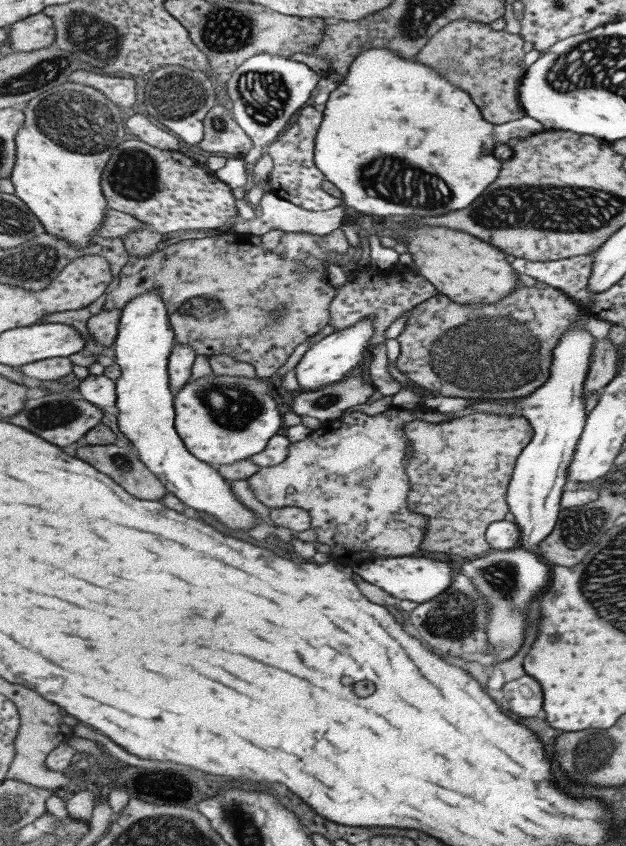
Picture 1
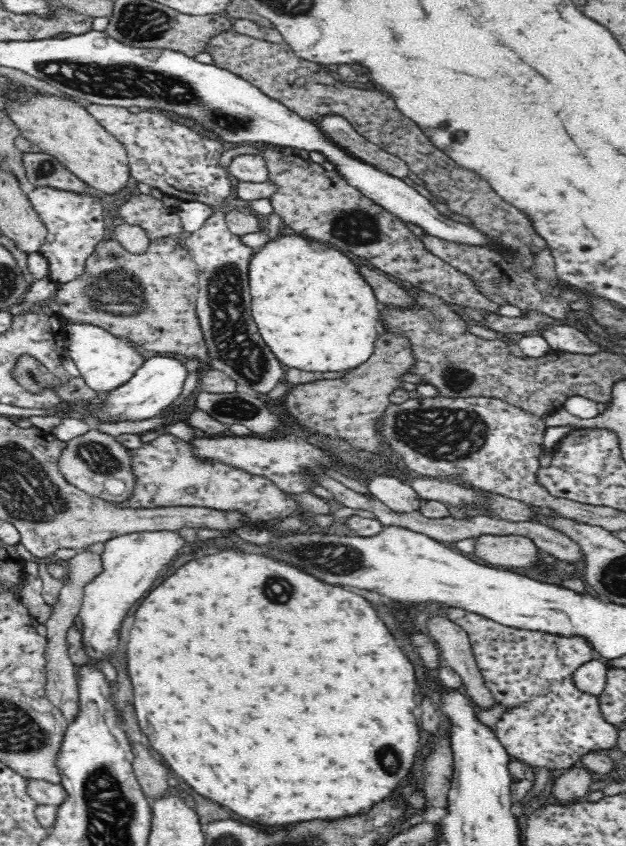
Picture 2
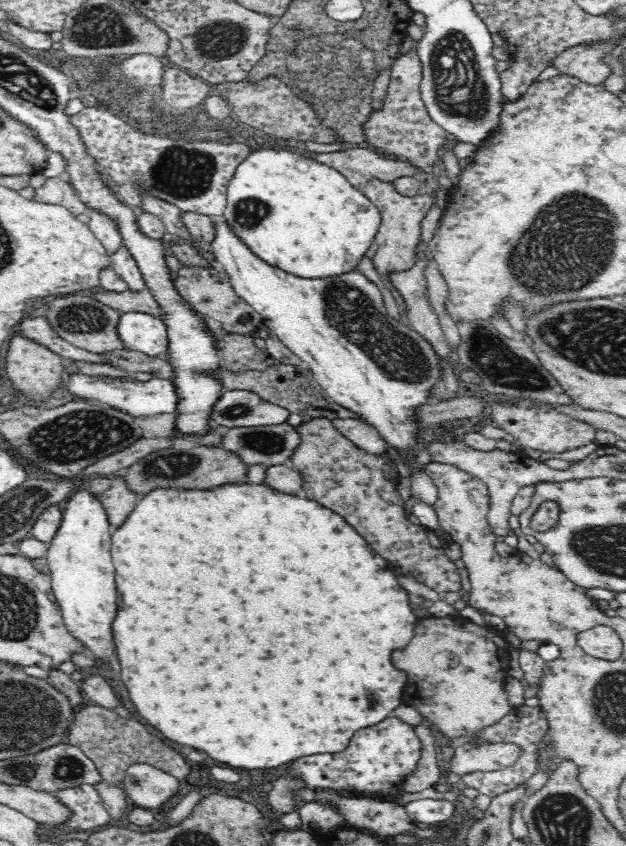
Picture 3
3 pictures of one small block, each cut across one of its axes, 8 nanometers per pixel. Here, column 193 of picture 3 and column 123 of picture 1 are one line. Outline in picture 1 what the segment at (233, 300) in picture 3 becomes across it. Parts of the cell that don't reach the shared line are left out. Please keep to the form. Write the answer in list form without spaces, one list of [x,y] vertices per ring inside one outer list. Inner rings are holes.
[[[221,234],[217,238],[191,238],[191,240],[183,240],[183,242],[177,242],[169,248],[163,248],[159,252],[155,252],[153,256],[131,256],[131,260],[127,262],[127,266],[123,268],[121,272],[121,282],[117,286],[115,292],[111,292],[107,296],[107,302],[105,302],[105,308],[109,310],[115,310],[115,308],[125,308],[131,300],[135,300],[137,296],[145,294],[147,290],[155,288],[157,284],[163,288],[163,296],[165,296],[165,302],[169,304],[169,316],[171,316],[171,322],[173,322],[173,330],[177,330],[177,342],[179,344],[185,344],[185,346],[191,346],[195,348],[197,356],[207,356],[207,358],[213,358],[213,356],[231,356],[233,360],[237,362],[245,362],[245,364],[251,364],[253,368],[257,368],[257,374],[267,378],[267,376],[275,376],[281,368],[285,368],[285,364],[289,364],[289,356],[295,352],[297,346],[309,342],[313,336],[317,336],[325,326],[329,326],[331,322],[331,312],[329,312],[329,306],[333,304],[335,296],[337,296],[337,288],[333,288],[327,280],[327,266],[323,260],[319,260],[317,256],[307,256],[307,258],[289,258],[283,254],[283,250],[265,250],[263,244],[249,244],[253,242],[251,236],[245,238],[245,240],[237,240],[237,234],[231,236],[231,234]]]

